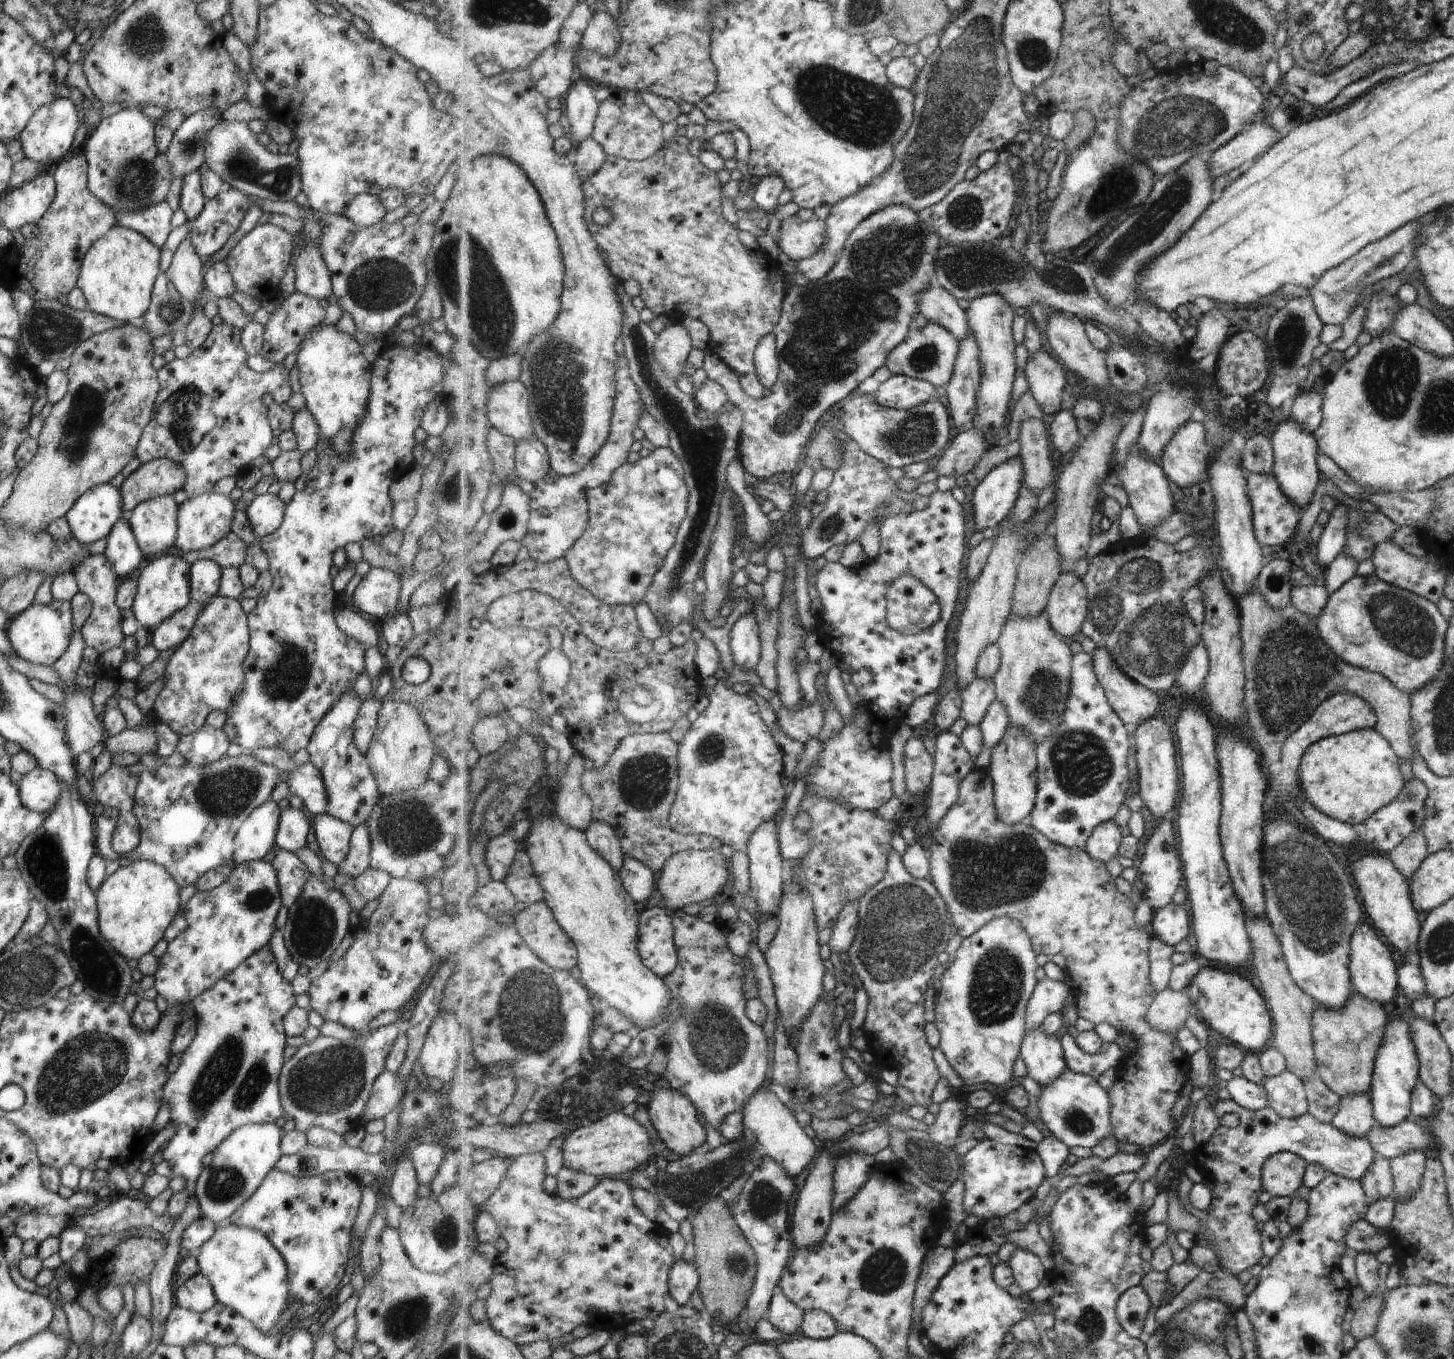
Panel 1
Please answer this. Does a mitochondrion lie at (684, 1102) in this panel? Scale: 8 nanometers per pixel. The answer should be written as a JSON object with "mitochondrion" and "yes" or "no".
{"mitochondrion":"no"}

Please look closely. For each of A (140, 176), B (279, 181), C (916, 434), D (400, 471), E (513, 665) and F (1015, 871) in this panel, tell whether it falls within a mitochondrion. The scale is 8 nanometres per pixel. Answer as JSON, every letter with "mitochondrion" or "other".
{"A":"mitochondrion","B":"mitochondrion","C":"mitochondrion","D":"other","E":"mitochondrion","F":"mitochondrion"}

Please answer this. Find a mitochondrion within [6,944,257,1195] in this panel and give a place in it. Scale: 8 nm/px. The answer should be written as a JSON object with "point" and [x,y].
{"point":[82,1071]}

